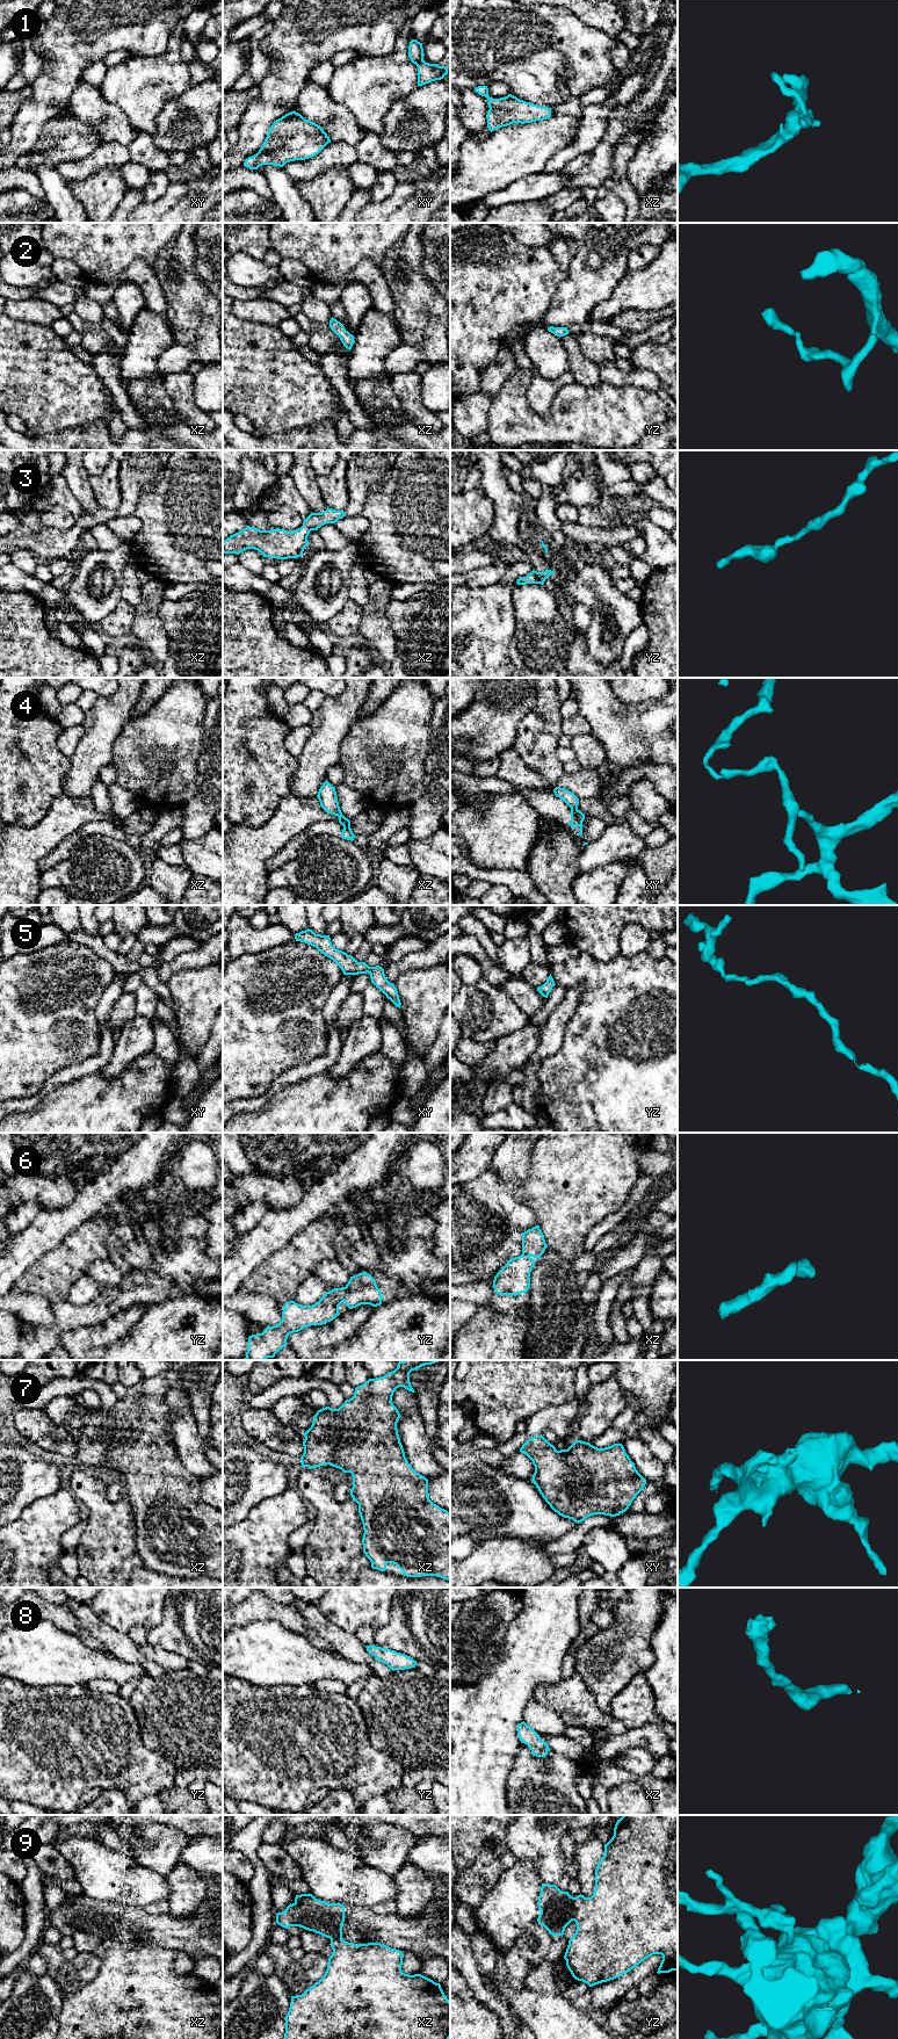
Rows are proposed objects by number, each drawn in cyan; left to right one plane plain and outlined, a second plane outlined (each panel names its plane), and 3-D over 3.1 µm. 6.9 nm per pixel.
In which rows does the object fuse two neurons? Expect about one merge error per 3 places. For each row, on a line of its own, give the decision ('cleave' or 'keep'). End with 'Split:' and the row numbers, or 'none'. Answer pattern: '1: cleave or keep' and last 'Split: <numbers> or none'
1: keep
2: keep
3: keep
4: cleave
5: keep
6: keep
7: keep
8: keep
9: cleave
Split: 4, 9

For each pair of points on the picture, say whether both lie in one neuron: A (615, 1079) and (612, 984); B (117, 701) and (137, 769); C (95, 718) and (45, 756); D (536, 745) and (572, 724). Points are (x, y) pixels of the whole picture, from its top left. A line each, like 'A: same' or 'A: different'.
A: same
B: different
C: different
D: different

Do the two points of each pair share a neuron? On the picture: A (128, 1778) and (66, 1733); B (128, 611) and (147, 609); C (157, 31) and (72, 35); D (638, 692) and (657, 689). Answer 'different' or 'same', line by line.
A: same
B: different
C: same
D: same

